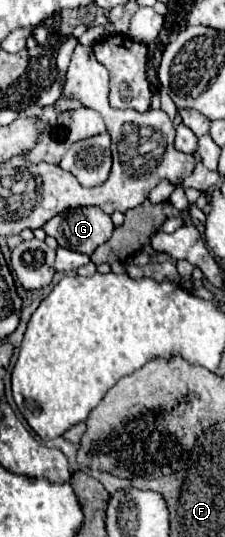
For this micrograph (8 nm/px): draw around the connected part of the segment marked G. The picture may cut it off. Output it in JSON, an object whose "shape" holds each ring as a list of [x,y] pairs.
{"shape":[[[75,207],[75,209],[65,209],[63,213],[59,213],[53,219],[49,219],[43,225],[43,231],[47,235],[55,237],[57,243],[59,243],[59,247],[91,255],[99,245],[103,245],[103,243],[107,243],[111,239],[113,223],[111,223],[111,215],[107,215],[99,207]]]}

